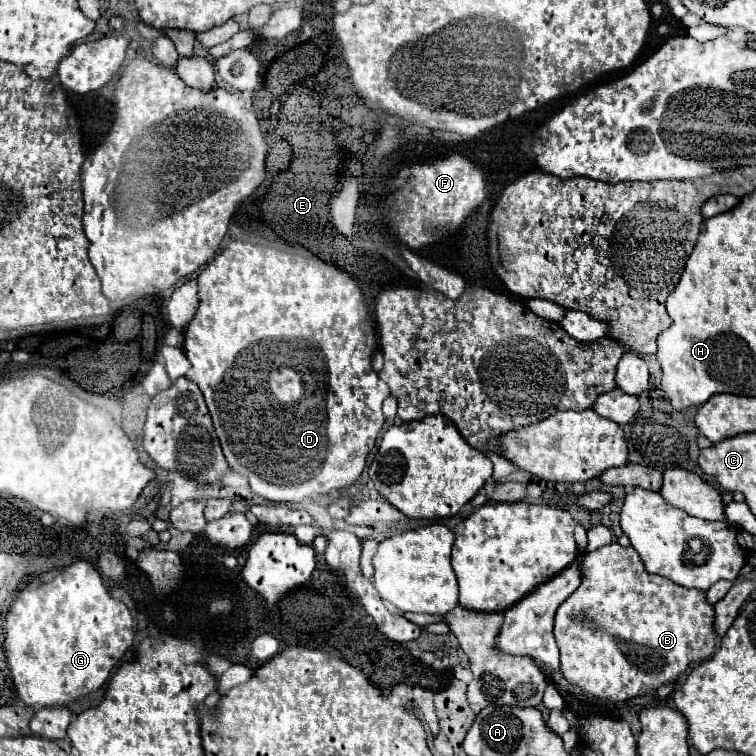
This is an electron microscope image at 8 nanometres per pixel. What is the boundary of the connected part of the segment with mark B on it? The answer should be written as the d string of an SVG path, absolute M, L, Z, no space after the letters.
M612 542L594 552L586 552L580 570L580 588L556 610L554 638L560 650L562 678L582 688L592 698L626 702L636 696L654 694L658 686L676 680L690 664L706 660L716 652L716 634L712 628L714 606L706 602L706 594L648 574L632 546L622 548L618 542Z

